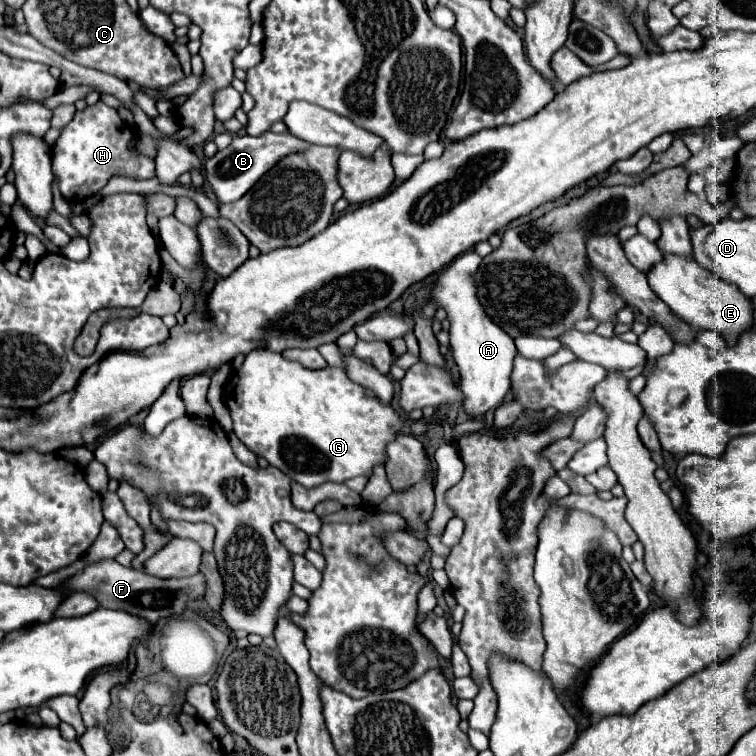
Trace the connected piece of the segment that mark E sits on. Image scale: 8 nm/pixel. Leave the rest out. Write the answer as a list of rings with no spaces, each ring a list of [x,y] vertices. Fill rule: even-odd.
[[[663,254],[665,260],[647,272],[649,286],[653,292],[689,326],[697,326],[699,330],[719,332],[727,344],[735,344],[739,334],[753,328],[753,304],[747,296],[743,296],[733,284],[725,284],[713,272],[707,272],[695,260],[683,260],[673,254]]]

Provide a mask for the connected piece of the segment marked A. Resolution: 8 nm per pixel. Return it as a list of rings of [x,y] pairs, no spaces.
[[[469,250],[469,252],[463,252],[461,256],[457,256],[453,262],[451,262],[451,266],[449,266],[449,272],[441,272],[441,276],[439,276],[439,280],[437,280],[437,288],[433,290],[433,300],[429,302],[429,306],[433,308],[433,310],[437,310],[437,308],[445,308],[447,310],[447,318],[451,320],[451,350],[453,350],[453,358],[455,358],[455,362],[457,362],[457,368],[459,368],[459,374],[461,374],[461,392],[463,392],[463,410],[471,416],[471,418],[477,418],[477,416],[485,416],[487,412],[491,412],[491,410],[495,410],[495,408],[499,408],[501,404],[503,404],[503,400],[505,400],[505,396],[507,396],[507,392],[511,390],[511,372],[513,372],[513,358],[515,358],[515,354],[517,354],[517,348],[515,348],[515,344],[513,344],[513,338],[511,336],[507,336],[507,332],[503,332],[497,324],[493,324],[487,316],[485,316],[485,312],[483,312],[483,308],[481,308],[481,304],[479,304],[479,300],[477,300],[477,296],[475,296],[475,286],[473,286],[473,282],[471,282],[471,274],[479,268],[479,264],[481,264],[481,256],[477,254],[477,252],[473,252],[473,250]]]

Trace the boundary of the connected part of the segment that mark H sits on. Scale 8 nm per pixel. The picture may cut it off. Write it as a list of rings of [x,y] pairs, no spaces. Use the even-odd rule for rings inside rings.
[[[100,100],[95,106],[87,106],[81,112],[75,112],[73,120],[61,130],[55,146],[53,146],[53,168],[59,176],[59,190],[67,200],[81,200],[91,194],[97,194],[113,176],[126,176],[134,180],[155,178],[155,160],[149,156],[136,154],[131,150],[135,140],[135,128],[127,126],[115,108],[103,104]]]

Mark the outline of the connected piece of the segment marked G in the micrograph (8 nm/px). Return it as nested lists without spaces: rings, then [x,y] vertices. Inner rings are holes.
[[[255,348],[247,354],[243,366],[225,386],[225,394],[235,436],[251,452],[265,458],[271,466],[279,468],[305,488],[315,488],[325,482],[343,484],[345,480],[361,474],[371,476],[373,466],[385,462],[387,442],[401,430],[399,414],[377,398],[367,398],[363,386],[349,380],[343,368],[327,366],[321,370],[307,370],[299,362],[283,358],[279,352],[267,352],[263,348]]]

